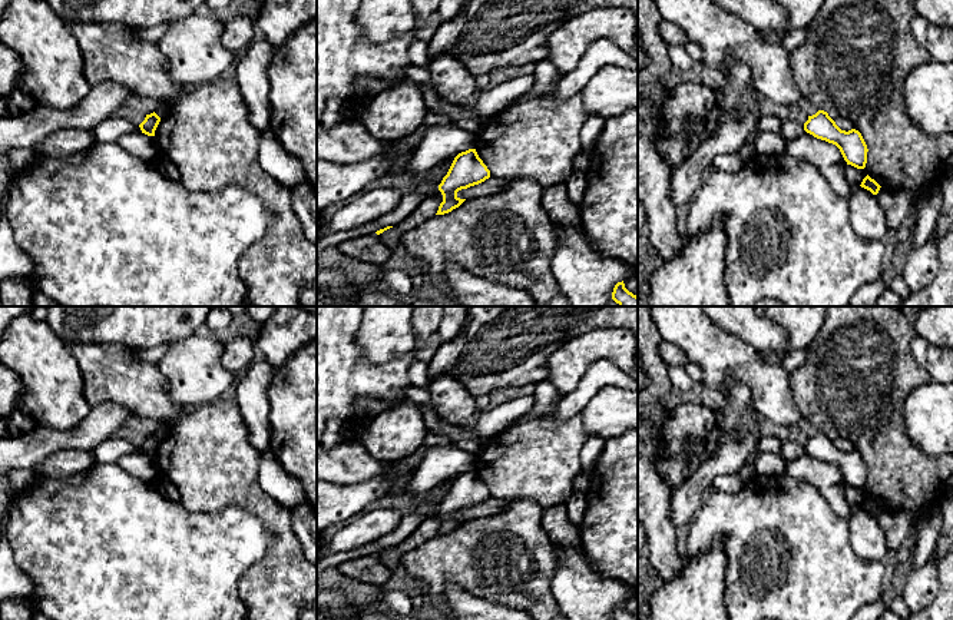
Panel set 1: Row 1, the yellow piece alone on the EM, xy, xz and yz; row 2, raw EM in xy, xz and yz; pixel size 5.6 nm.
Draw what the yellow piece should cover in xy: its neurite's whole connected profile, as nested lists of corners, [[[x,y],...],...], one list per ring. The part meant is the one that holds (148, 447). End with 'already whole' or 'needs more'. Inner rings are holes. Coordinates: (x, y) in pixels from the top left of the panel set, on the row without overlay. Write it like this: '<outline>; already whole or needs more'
[[[153,432],[146,435],[145,441],[139,445],[142,454],[148,457],[155,457],[155,451],[161,442],[161,438]]]; already whole

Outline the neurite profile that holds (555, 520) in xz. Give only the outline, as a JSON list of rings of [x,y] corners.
[[[565,503],[545,507],[542,514],[542,525],[555,546],[575,547],[583,554],[585,560],[592,567],[592,563],[582,550],[579,525],[569,521],[568,507]]]

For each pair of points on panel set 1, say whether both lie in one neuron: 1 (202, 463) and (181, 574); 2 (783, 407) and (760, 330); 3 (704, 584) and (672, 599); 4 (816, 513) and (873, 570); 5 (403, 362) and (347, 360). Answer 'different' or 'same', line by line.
1: different
2: different
3: same
4: same
5: same

